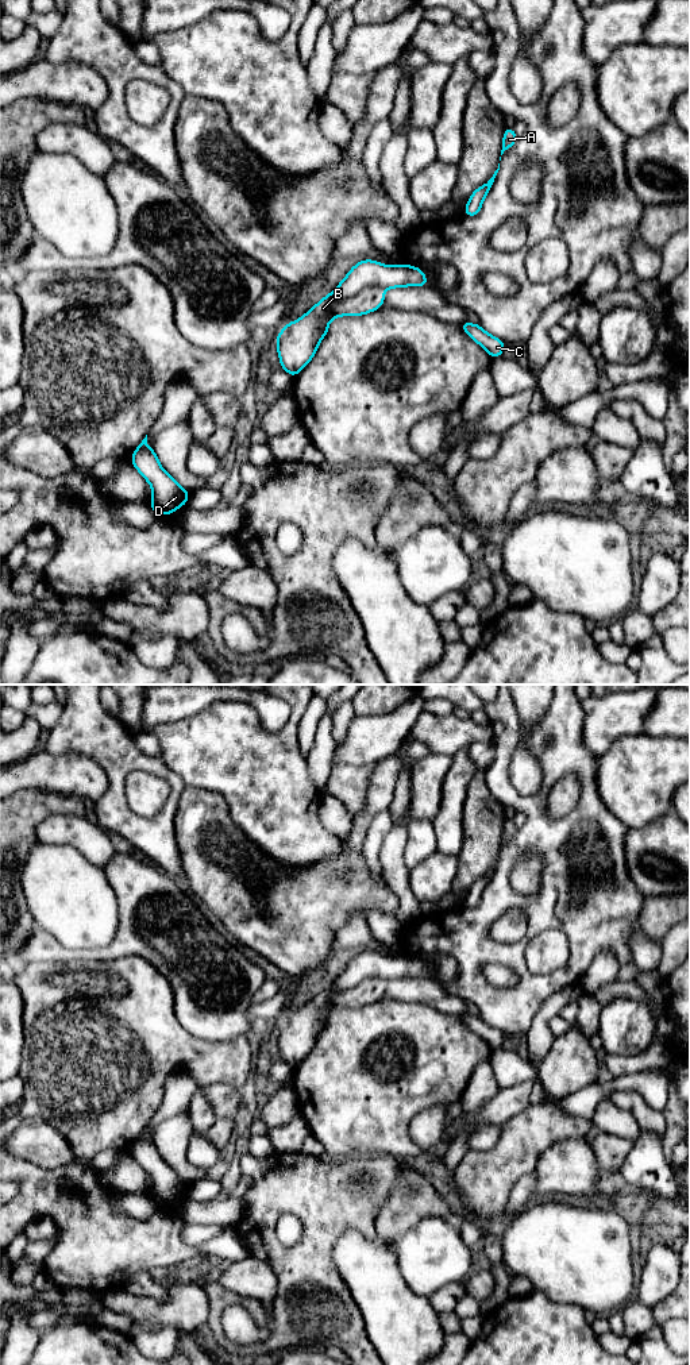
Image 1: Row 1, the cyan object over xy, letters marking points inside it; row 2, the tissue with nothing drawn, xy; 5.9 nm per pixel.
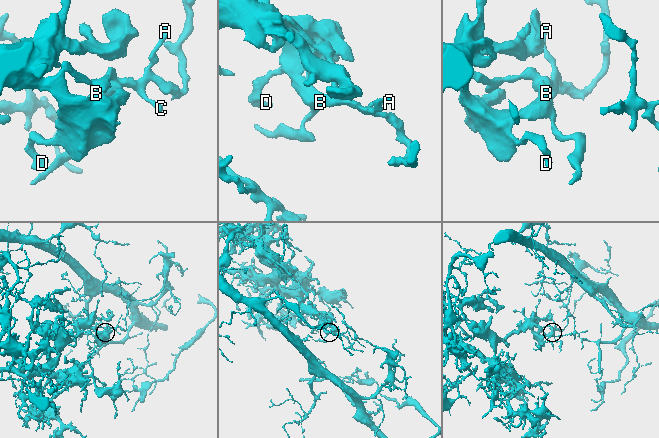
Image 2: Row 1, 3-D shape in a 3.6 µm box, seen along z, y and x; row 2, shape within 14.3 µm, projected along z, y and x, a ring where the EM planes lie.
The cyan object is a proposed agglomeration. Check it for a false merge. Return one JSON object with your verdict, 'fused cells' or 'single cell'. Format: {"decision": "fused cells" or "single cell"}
{"decision": "fused cells"}

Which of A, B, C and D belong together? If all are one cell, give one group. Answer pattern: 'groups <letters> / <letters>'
groups A C / B D

